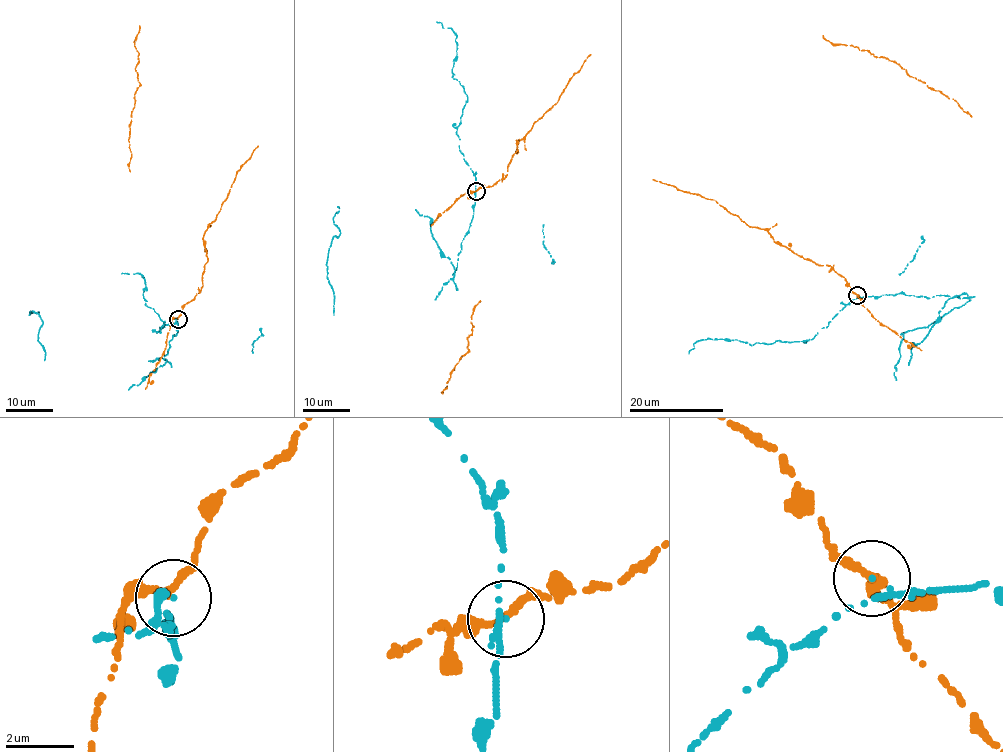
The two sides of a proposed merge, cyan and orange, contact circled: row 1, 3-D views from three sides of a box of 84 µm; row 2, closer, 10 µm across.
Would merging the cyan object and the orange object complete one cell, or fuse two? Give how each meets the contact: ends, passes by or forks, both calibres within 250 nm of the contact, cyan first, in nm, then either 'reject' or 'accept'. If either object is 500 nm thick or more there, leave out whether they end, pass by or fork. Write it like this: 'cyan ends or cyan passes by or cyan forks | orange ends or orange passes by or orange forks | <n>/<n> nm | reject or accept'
cyan passes by | orange passes by | 120/200 nm | reject

